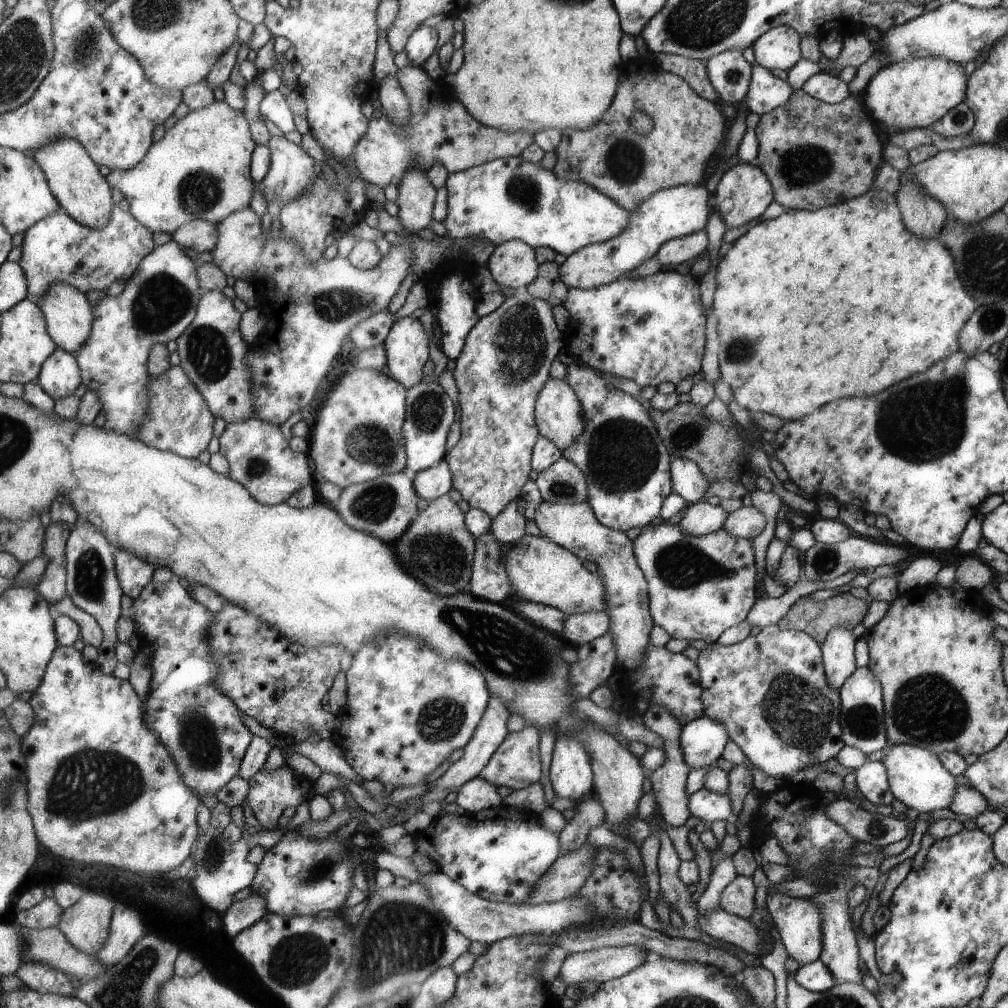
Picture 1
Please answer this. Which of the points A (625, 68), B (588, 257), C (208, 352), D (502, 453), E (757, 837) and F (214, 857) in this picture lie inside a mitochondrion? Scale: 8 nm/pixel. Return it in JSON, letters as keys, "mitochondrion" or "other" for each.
{"A":"other","B":"other","C":"mitochondrion","D":"other","E":"other","F":"mitochondrion"}

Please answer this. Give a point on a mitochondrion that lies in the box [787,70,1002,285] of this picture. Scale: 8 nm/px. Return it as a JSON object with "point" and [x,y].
{"point":[960,117]}

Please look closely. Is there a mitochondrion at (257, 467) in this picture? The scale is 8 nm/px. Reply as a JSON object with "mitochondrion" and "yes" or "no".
{"mitochondrion":"yes"}

